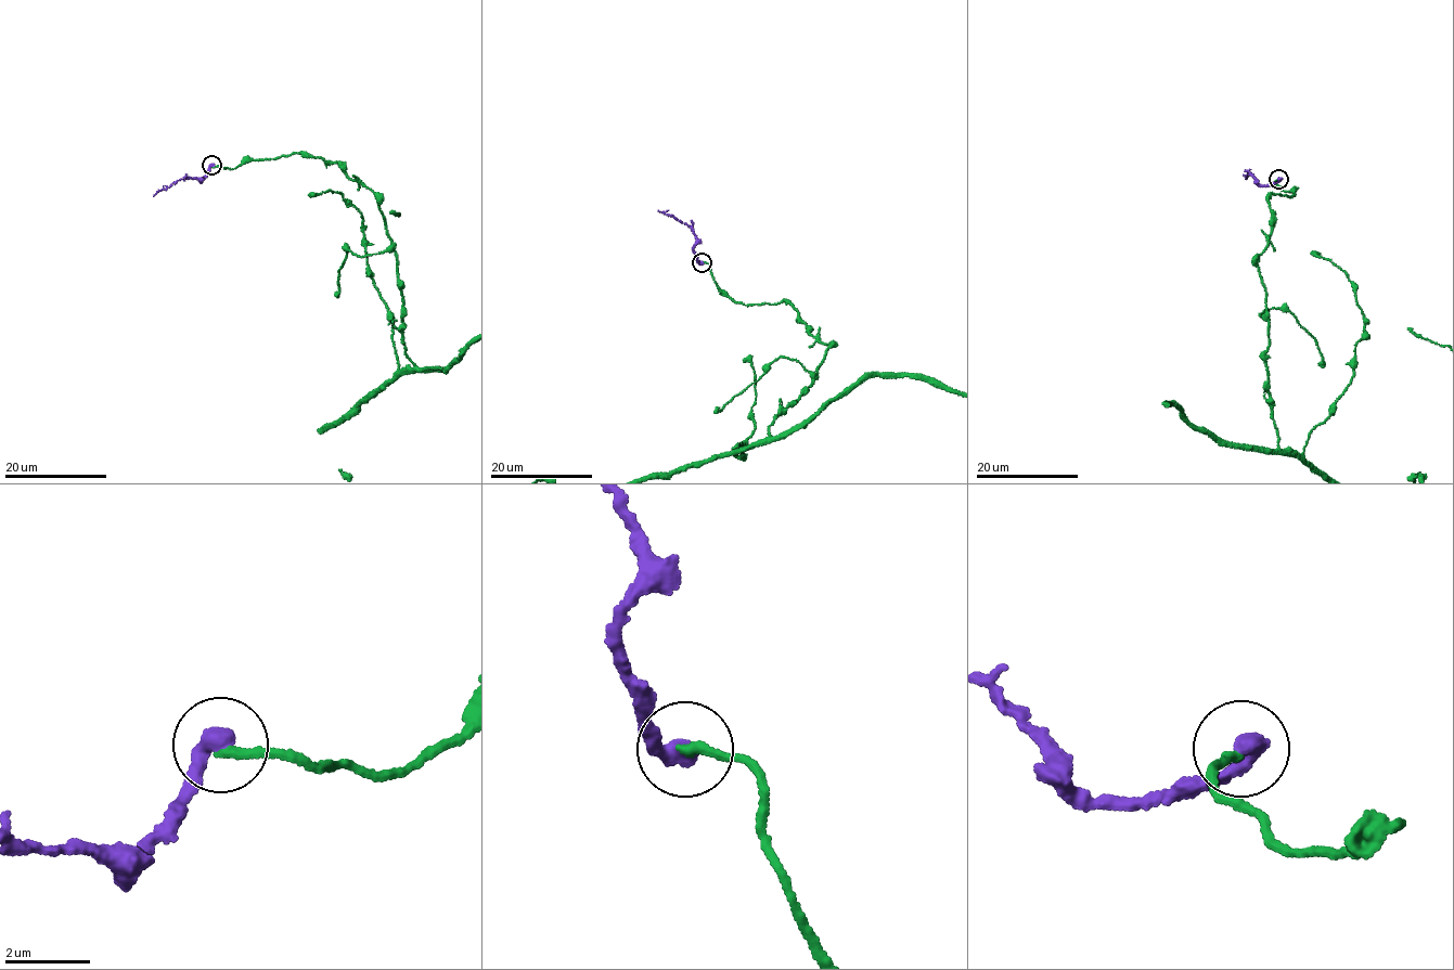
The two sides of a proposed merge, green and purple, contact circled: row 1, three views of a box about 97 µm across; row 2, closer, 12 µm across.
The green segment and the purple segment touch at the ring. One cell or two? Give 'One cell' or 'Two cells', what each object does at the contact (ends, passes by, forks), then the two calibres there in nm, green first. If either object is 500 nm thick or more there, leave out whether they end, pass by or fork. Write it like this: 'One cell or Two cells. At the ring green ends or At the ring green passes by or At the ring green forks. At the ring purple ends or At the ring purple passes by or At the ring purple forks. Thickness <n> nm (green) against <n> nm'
Two cells. At the ring green ends. At the ring purple ends. Thickness 200 nm (green) against 480 nm

